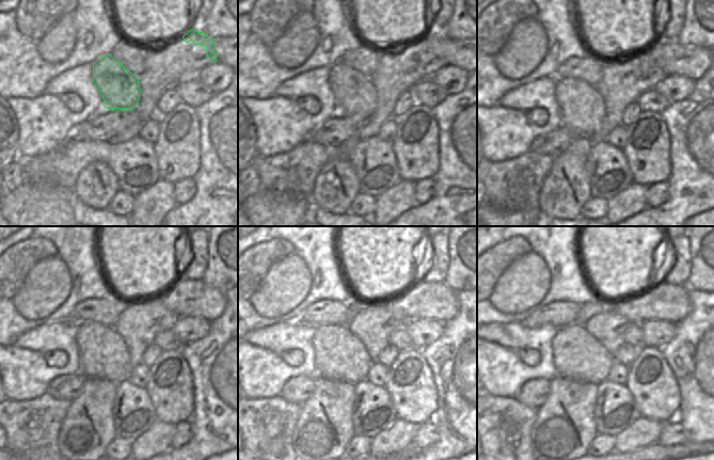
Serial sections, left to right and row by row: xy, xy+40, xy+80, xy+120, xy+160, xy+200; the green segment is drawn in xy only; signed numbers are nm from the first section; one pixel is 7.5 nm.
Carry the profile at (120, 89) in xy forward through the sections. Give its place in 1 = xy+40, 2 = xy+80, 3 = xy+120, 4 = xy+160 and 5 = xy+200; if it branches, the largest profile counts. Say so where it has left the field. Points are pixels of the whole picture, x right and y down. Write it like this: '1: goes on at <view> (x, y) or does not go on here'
1: goes on at xy+40 (354, 93)
2: goes on at xy+80 (583, 109)
3: goes on at xy+120 (104, 353)
4: goes on at xy+160 (339, 354)
5: goes on at xy+200 (577, 355)

